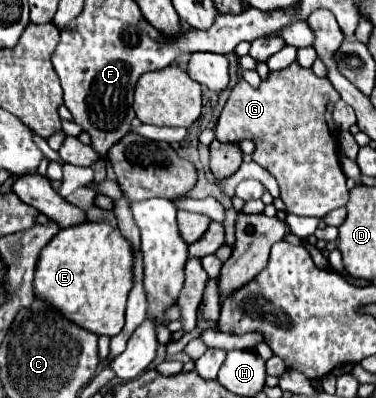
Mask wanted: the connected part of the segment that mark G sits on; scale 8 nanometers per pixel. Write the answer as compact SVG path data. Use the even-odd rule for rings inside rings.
M295 60L291 66L283 70L269 72L265 80L261 80L259 88L253 88L245 80L239 80L227 104L221 110L215 136L219 142L233 144L241 140L253 140L255 152L253 162L265 168L279 184L279 198L287 206L289 214L297 216L313 216L323 218L327 212L335 208L343 208L349 202L349 190L345 184L345 174L339 166L339 140L337 140L337 124L333 122L333 106L341 100L339 92L331 84L329 78L317 78L311 68L299 66Z

